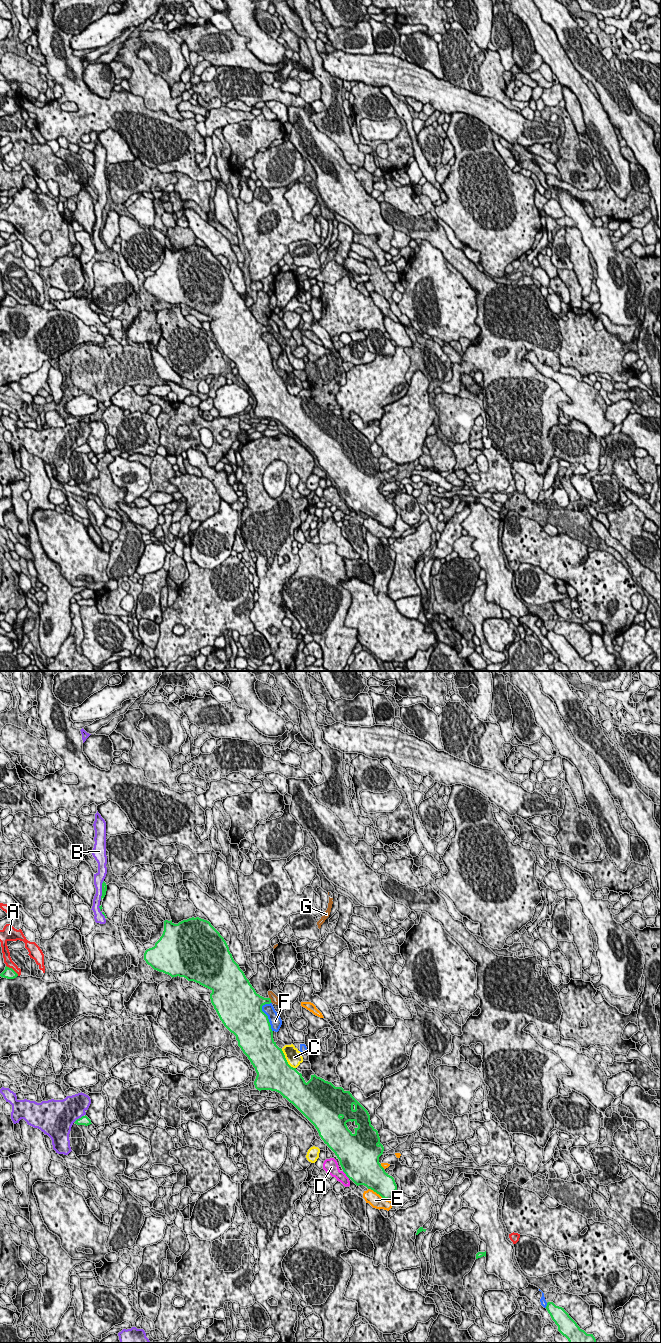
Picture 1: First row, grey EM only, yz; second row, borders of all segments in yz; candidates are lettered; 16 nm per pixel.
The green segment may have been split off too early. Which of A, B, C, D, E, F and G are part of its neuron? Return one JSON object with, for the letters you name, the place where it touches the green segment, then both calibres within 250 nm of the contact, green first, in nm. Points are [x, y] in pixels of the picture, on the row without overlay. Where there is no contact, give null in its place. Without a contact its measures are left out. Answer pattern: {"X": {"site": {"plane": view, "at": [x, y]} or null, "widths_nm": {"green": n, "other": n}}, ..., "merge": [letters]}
{"merge": []}

